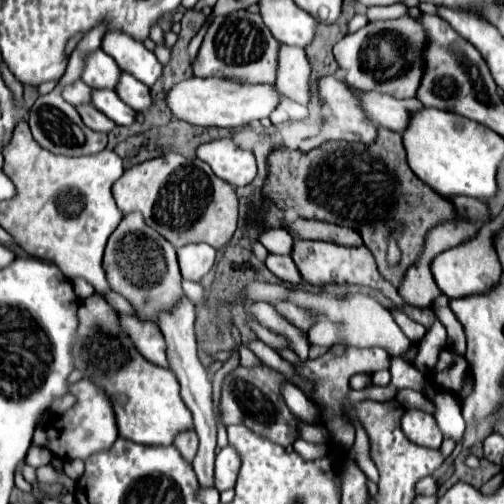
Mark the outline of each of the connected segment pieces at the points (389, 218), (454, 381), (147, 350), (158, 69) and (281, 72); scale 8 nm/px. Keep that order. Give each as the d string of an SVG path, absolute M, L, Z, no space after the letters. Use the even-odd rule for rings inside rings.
M378 126L378 138L372 144L324 142L322 146L318 146L310 152L290 150L290 148L284 148L284 146L274 148L270 152L270 156L266 158L266 166L268 166L268 178L262 186L262 196L266 200L276 204L280 210L296 210L296 214L300 218L316 218L316 220L324 220L324 222L330 222L330 224L348 226L348 228L356 230L362 236L366 248L374 254L378 270L382 272L382 276L386 280L390 280L394 286L398 286L402 282L406 268L410 268L410 264L416 262L416 258L422 250L426 232L430 228L434 228L434 224L440 224L442 220L454 218L452 204L444 196L434 192L430 186L426 186L408 168L406 152L404 152L404 146L402 146L402 136L384 128L384 126ZM398 224L406 226L402 238L398 240L398 248L402 252L402 258L400 258L400 264L388 266L388 262L386 262L386 236Z
M442 350L438 364L434 368L434 380L442 390L458 392L466 380L466 370L468 370L468 362L464 356L452 350Z
M120 314L120 320L122 320L122 328L126 330L126 334L130 334L132 342L136 344L138 352L152 364L168 368L166 342L162 338L162 332L152 322L142 322L136 316Z
M106 30L100 48L112 56L124 72L132 74L146 86L152 86L152 82L162 74L162 64L156 60L156 56L140 40L134 40L126 32Z
M280 44L278 72L276 72L276 82L274 82L278 92L306 106L310 98L308 78L310 78L310 62L304 50L298 46Z

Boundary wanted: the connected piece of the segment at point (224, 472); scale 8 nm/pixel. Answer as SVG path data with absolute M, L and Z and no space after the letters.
M226 446L216 454L216 464L214 464L214 488L218 492L224 492L228 488L234 488L236 484L236 474L238 474L238 456L236 452Z

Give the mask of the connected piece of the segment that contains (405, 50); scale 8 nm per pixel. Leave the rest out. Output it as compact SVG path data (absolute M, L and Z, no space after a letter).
M402 16L398 20L370 22L358 32L344 36L334 46L334 56L346 72L346 84L354 90L376 90L394 98L414 98L422 78L420 54L424 48L424 32L420 28L414 18Z

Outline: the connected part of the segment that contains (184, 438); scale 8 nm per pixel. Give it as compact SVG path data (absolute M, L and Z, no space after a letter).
M184 430L174 438L174 446L180 450L180 454L192 462L194 460L194 452L198 450L198 438L194 430Z

